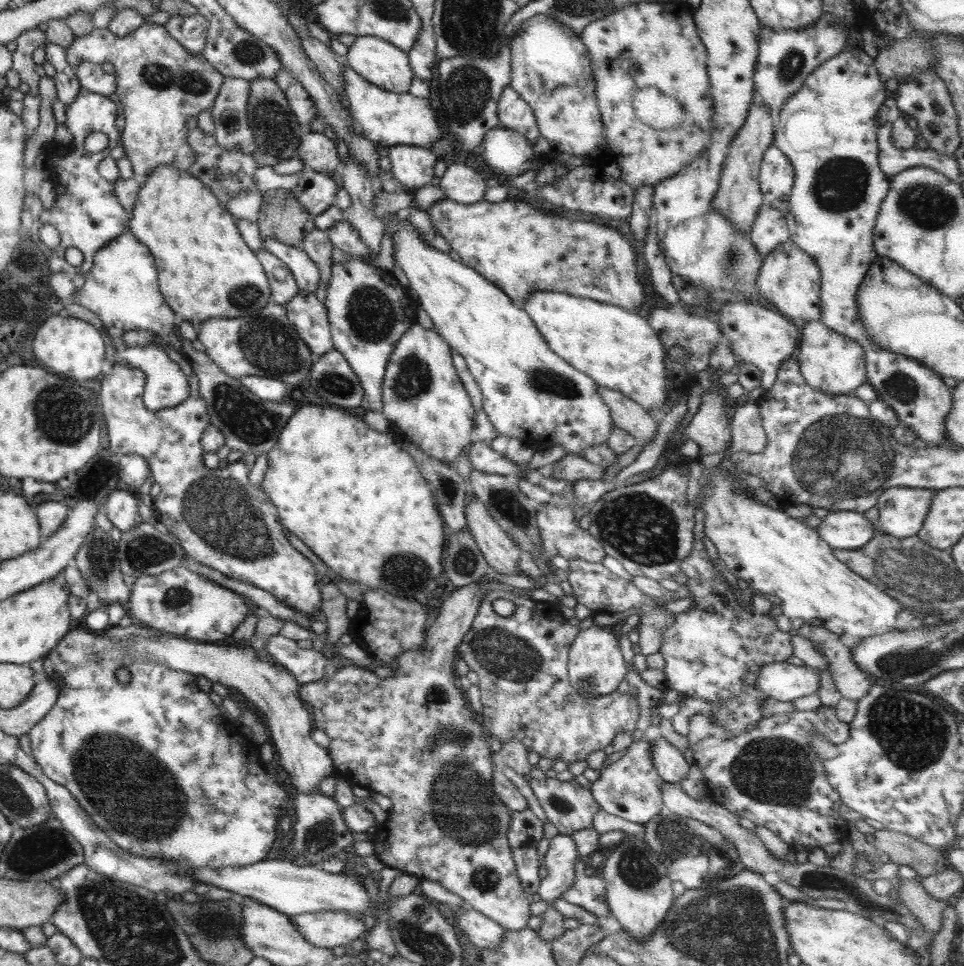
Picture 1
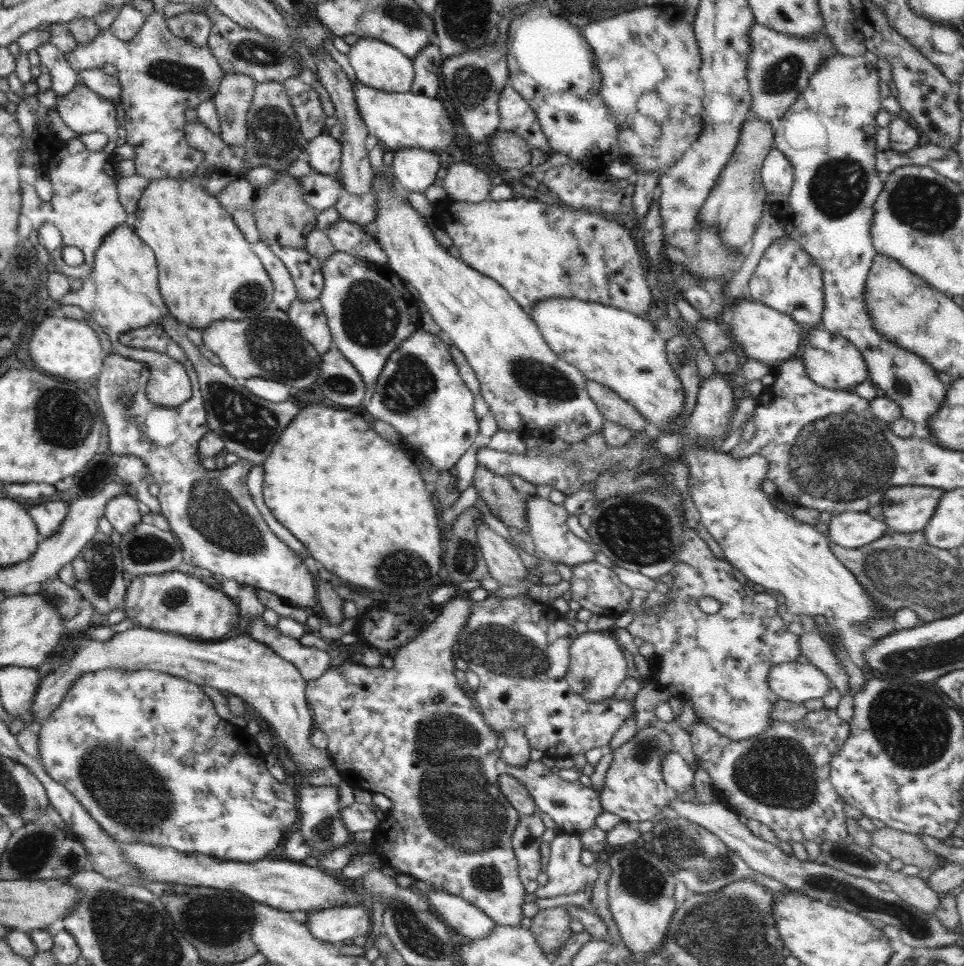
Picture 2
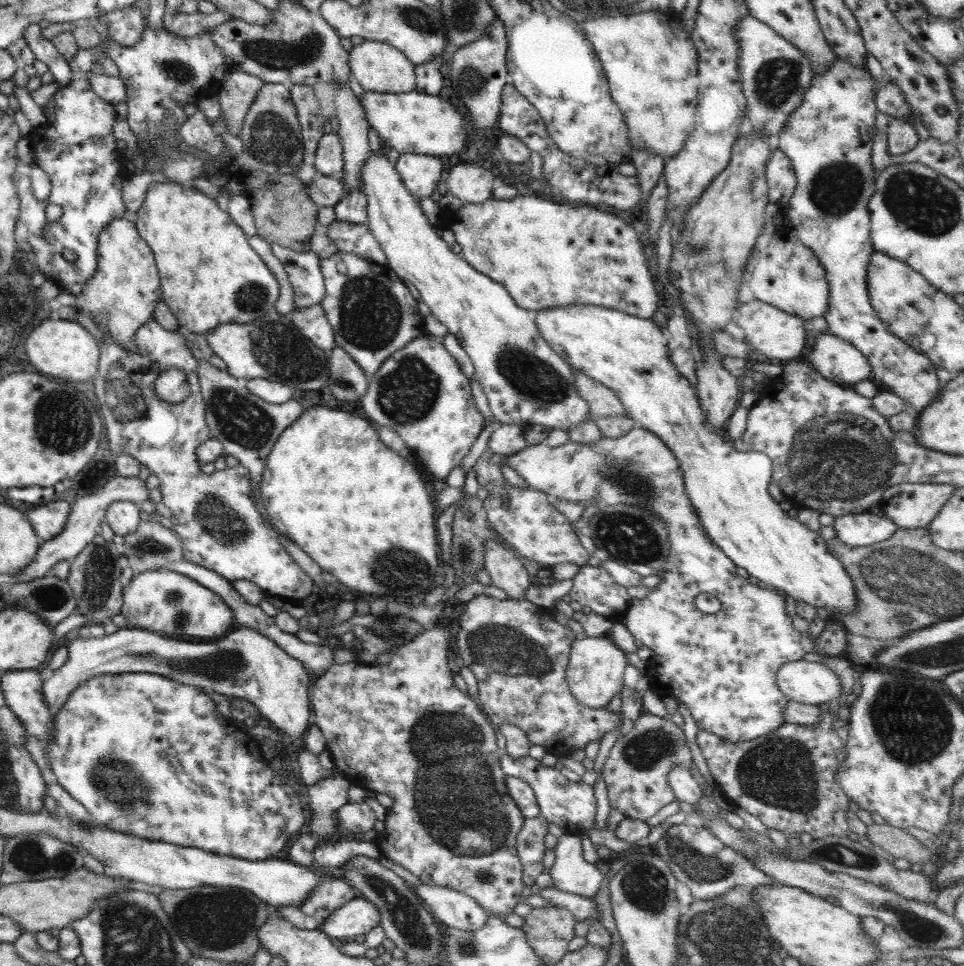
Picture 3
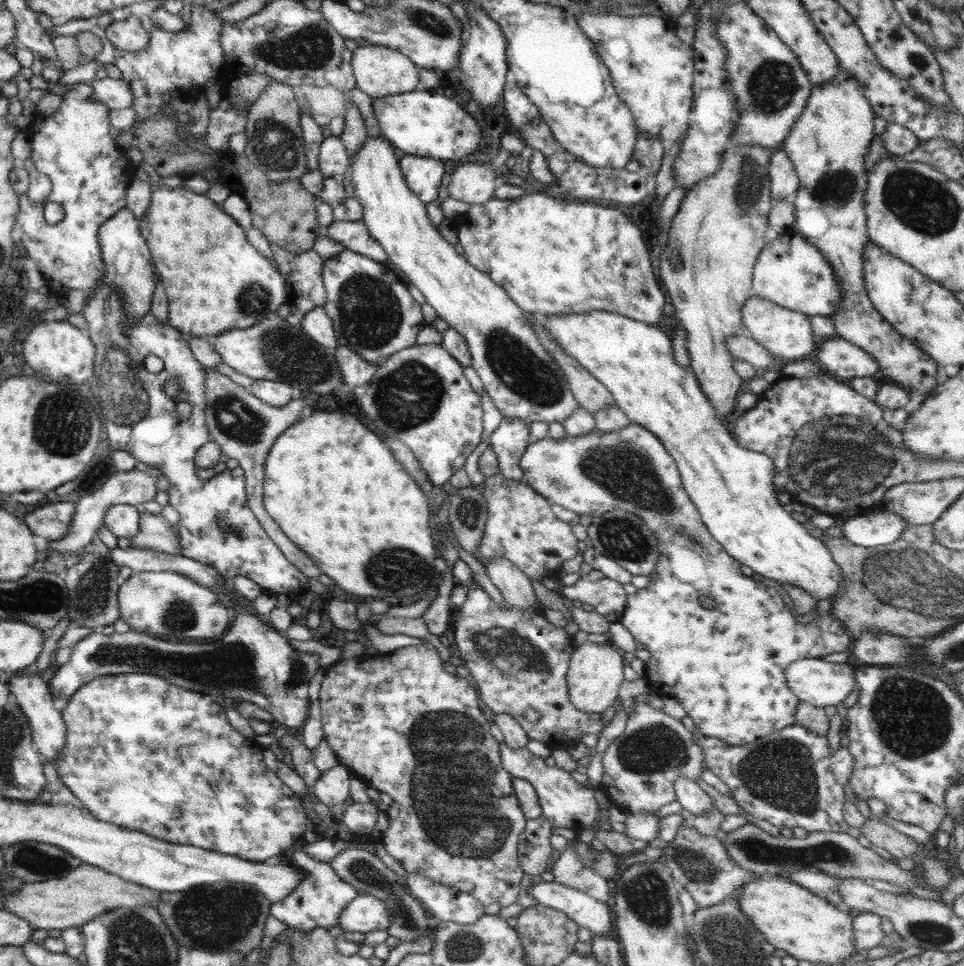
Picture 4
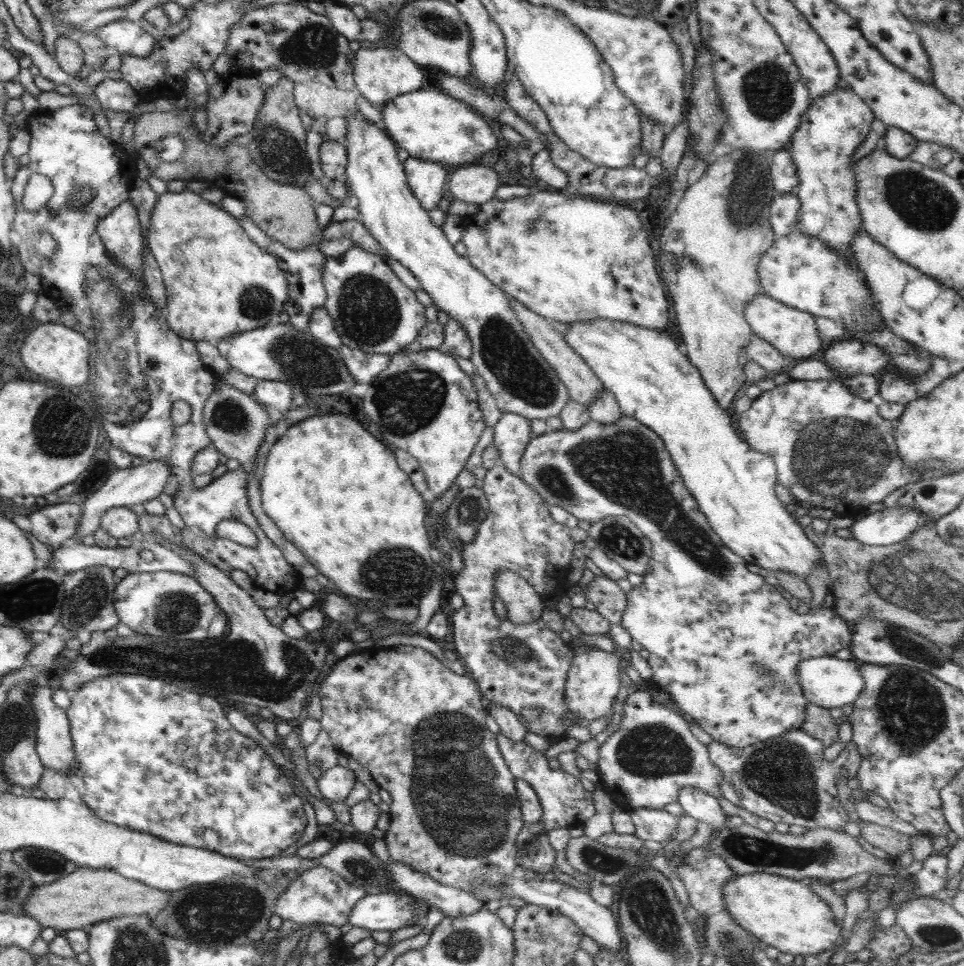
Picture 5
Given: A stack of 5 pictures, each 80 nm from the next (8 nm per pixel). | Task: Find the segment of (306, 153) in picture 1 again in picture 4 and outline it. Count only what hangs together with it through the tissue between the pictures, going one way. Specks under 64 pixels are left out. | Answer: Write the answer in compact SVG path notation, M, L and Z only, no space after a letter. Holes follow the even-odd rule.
M327 135L320 146L320 172L327 179L341 179L350 166L348 151L338 136Z

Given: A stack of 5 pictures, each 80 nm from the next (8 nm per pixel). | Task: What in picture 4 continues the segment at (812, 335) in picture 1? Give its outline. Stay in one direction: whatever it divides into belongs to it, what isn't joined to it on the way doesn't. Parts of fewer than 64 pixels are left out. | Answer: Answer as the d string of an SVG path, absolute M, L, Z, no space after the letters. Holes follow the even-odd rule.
M837 335L822 341L816 358L826 374L842 382L879 374L879 366L871 354Z

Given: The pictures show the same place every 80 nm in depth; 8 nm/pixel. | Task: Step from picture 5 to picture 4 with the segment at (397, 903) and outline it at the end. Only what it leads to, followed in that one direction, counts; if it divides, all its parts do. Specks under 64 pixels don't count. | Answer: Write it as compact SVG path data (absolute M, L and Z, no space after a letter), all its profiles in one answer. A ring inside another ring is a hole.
M360 894L339 914L337 925L348 932L367 933L388 928L389 910L384 902L371 895Z

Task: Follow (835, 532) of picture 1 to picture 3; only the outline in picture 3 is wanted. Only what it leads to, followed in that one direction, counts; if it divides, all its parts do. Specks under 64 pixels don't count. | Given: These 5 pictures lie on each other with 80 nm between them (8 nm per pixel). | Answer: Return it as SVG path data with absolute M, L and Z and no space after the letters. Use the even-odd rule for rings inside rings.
M864 511L864 514L847 514L835 517L833 526L836 537L844 544L858 547L884 542L899 527L885 514L878 516L870 511Z

